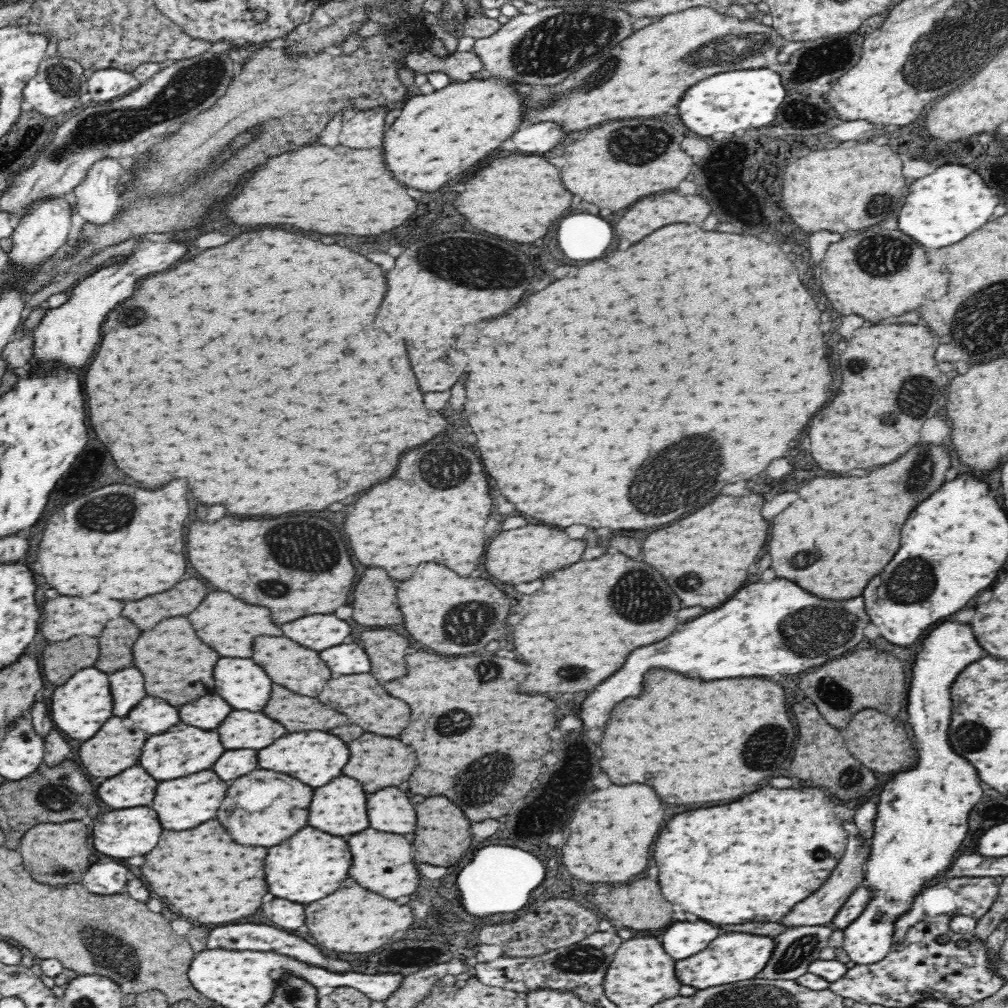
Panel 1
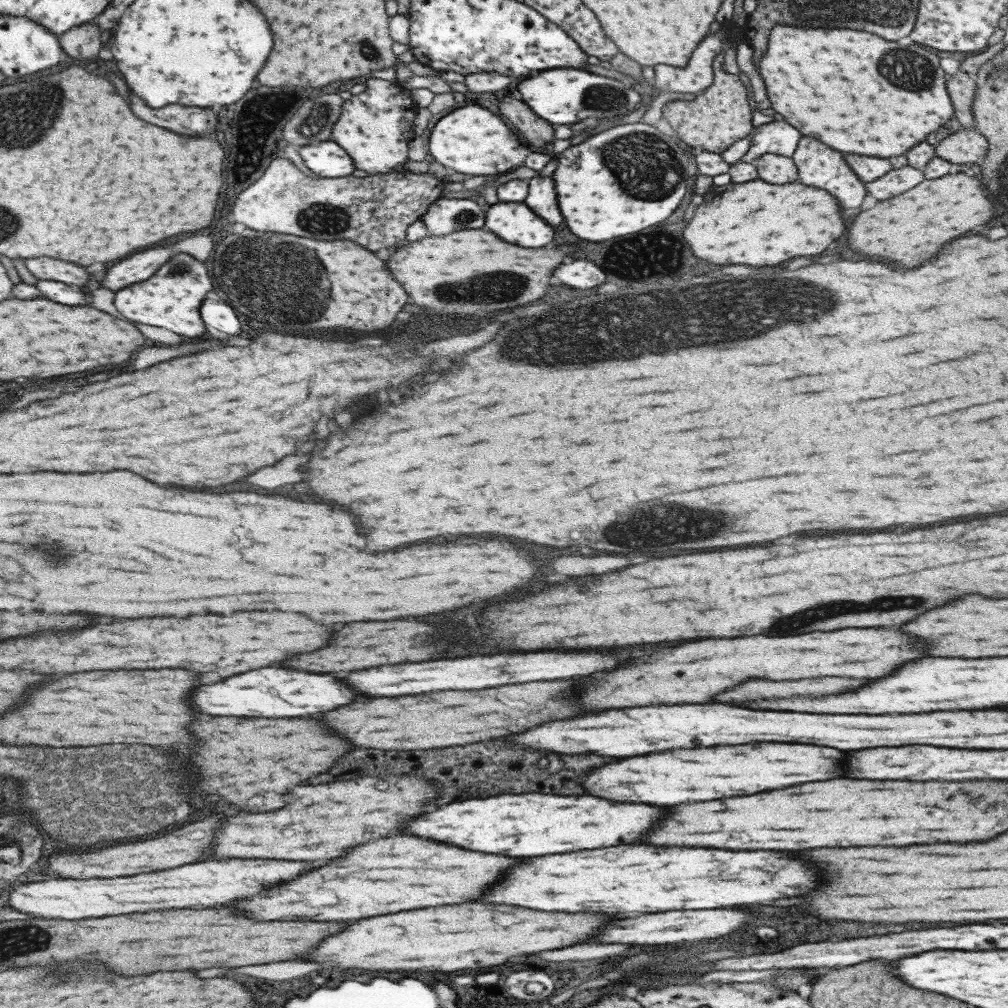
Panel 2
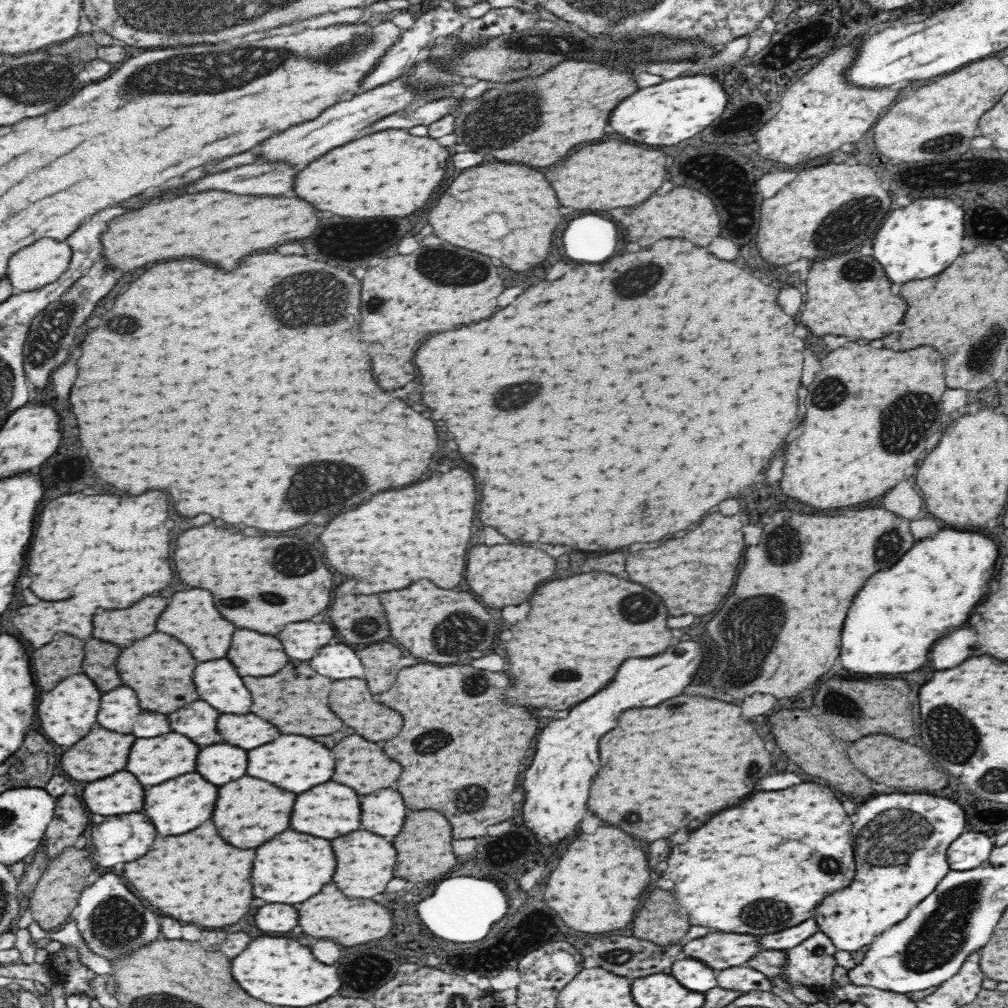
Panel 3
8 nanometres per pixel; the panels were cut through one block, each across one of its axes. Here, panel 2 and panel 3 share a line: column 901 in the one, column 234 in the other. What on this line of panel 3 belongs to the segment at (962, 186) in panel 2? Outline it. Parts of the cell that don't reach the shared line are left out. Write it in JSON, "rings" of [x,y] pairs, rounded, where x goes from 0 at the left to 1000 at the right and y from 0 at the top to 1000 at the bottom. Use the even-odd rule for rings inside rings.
{"rings":[[[202,188],[175,198],[149,202],[141,208],[109,218],[107,230],[101,232],[101,241],[103,255],[107,254],[109,262],[121,268],[131,268],[153,258],[175,254],[192,254],[230,268],[234,258],[284,238],[306,236],[312,228],[315,228],[315,224],[315,208],[294,194],[256,194],[232,192],[224,188]]]}

